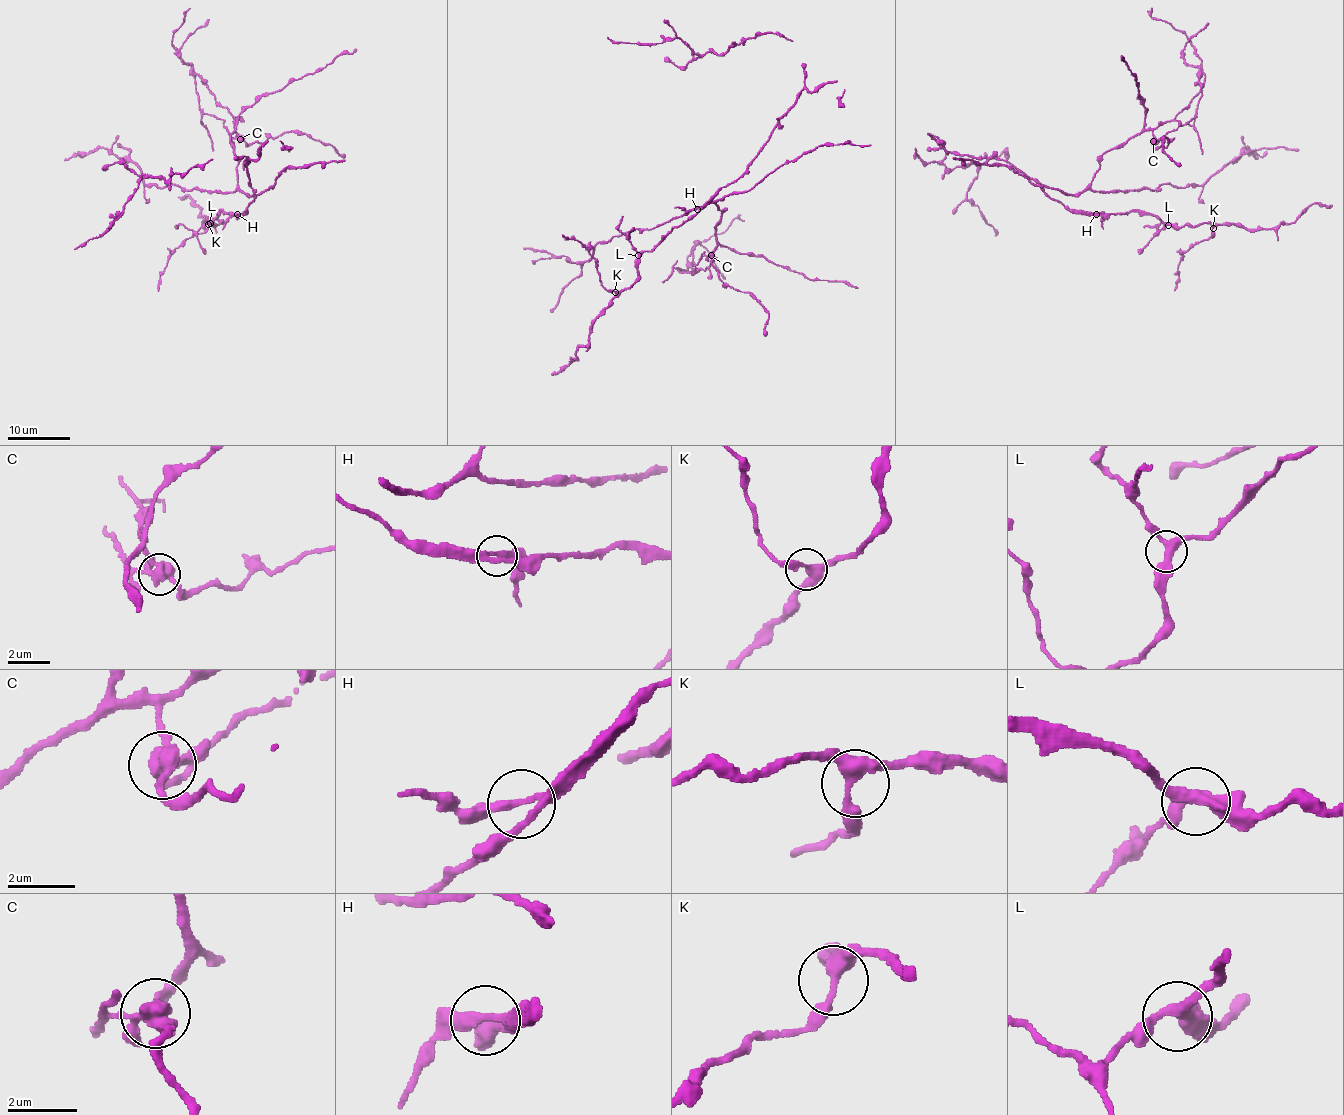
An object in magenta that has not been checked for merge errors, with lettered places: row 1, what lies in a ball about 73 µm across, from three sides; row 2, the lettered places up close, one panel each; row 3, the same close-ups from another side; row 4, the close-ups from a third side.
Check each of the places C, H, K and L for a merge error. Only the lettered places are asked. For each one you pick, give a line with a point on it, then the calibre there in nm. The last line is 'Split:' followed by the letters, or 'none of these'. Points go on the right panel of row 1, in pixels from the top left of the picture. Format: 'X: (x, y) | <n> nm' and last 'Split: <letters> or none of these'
C: (1153, 141) | 400 nm
Split: C

